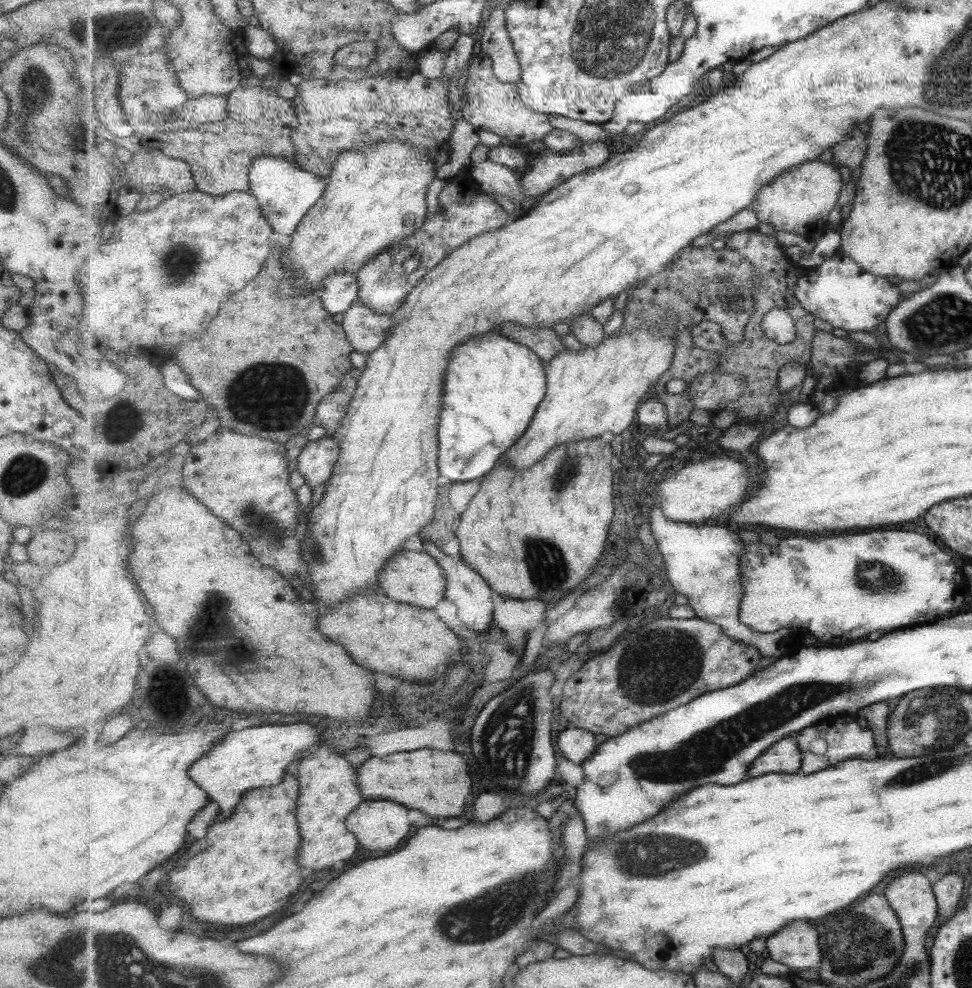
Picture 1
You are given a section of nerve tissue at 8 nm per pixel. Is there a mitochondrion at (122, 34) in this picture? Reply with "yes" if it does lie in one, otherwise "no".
yes

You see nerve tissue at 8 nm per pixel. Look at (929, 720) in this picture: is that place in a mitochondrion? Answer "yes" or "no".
yes

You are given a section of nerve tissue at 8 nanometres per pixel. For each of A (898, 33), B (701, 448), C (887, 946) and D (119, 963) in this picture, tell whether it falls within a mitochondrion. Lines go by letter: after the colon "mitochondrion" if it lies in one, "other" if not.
A: other
B: other
C: mitochondrion
D: mitochondrion

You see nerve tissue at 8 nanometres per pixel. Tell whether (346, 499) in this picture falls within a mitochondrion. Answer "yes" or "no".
no

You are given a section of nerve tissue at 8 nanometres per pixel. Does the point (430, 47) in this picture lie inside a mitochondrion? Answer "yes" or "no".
no

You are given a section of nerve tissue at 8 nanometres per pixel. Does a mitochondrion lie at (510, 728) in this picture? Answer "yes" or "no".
yes

